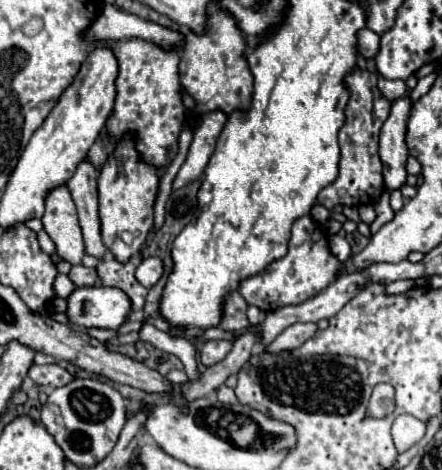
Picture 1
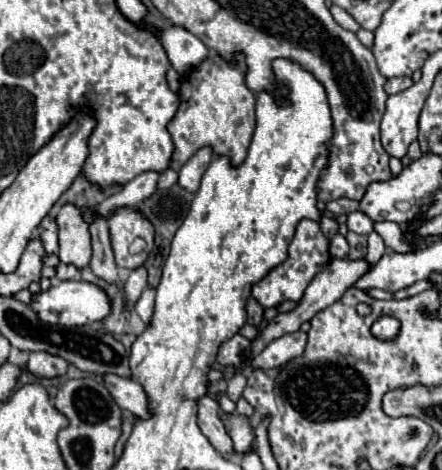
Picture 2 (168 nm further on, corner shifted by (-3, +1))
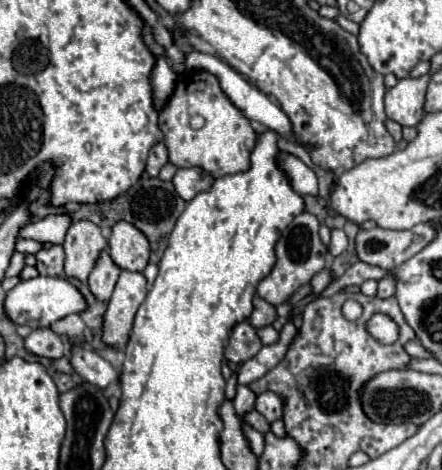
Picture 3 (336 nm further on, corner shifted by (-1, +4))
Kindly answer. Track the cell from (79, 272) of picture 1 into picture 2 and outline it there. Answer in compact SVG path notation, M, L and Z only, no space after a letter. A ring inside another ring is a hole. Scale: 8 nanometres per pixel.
M61 263L61 265L57 267L57 279L59 279L59 281L75 279L75 277L79 277L79 275L81 275L81 269L77 269L75 265L65 265L65 263Z

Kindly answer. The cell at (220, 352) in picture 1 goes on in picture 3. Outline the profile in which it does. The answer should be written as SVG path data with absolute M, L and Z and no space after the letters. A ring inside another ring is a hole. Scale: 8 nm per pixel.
M243 320L233 328L229 346L225 348L225 358L229 362L243 364L245 360L253 358L261 348L263 348L263 344L257 336L257 330L247 320Z

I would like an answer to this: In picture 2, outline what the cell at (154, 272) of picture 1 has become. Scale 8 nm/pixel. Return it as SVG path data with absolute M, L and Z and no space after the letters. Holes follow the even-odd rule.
M137 267L129 273L127 281L123 283L123 291L125 291L125 301L127 307L133 307L135 301L139 299L141 291L147 287L147 269L145 267Z

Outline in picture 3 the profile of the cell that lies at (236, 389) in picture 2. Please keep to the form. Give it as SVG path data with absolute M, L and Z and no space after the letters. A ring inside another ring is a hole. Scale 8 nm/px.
M237 386L237 396L233 400L233 406L241 418L255 408L255 398L257 396L249 386Z

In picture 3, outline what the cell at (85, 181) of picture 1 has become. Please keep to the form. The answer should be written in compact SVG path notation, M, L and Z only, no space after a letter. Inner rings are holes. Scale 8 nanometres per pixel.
M101 252L101 260L97 260L97 266L89 274L89 290L99 302L109 302L109 296L117 284L117 278L121 274L121 268L117 268L107 252Z

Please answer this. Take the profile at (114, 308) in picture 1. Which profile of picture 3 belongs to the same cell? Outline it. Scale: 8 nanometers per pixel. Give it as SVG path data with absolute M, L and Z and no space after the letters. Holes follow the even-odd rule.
M35 276L31 280L21 280L15 288L11 288L5 294L3 312L5 316L19 326L29 328L45 328L53 322L65 318L67 314L79 314L85 310L85 300L81 292L65 278L47 278L47 276Z

